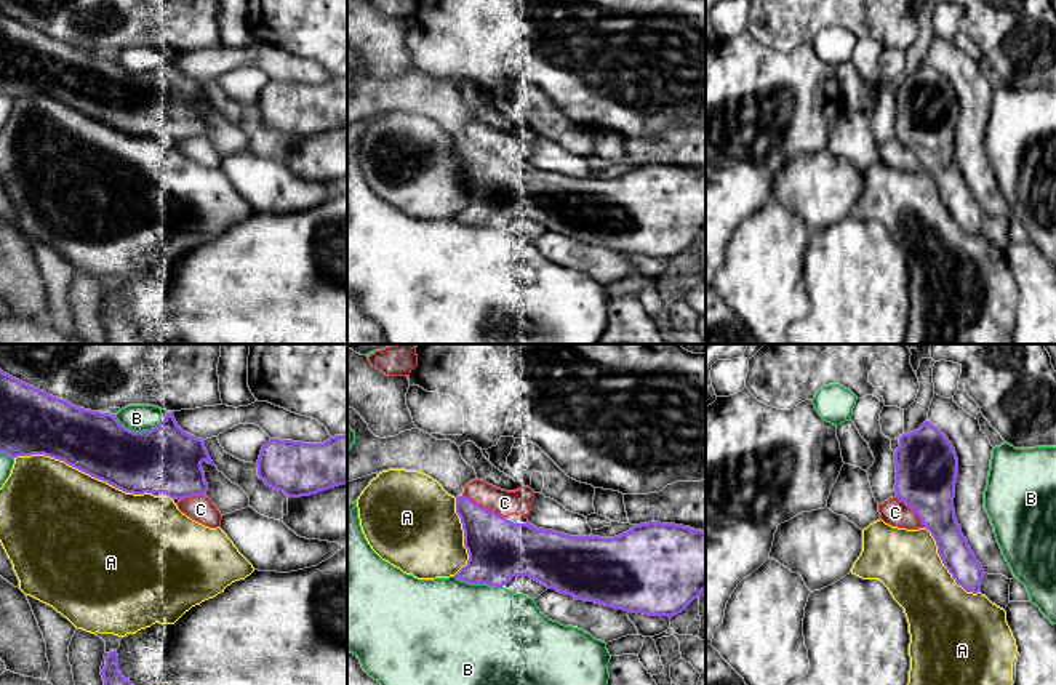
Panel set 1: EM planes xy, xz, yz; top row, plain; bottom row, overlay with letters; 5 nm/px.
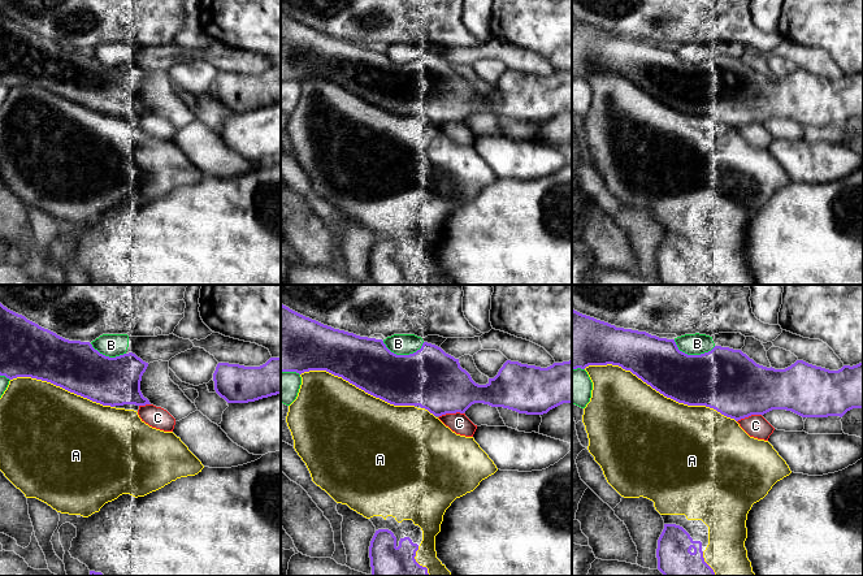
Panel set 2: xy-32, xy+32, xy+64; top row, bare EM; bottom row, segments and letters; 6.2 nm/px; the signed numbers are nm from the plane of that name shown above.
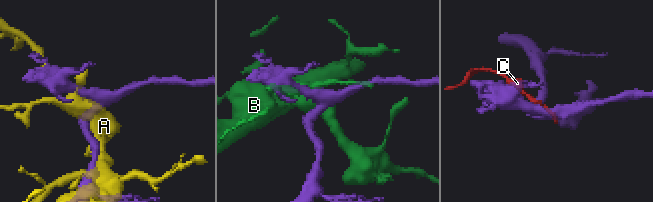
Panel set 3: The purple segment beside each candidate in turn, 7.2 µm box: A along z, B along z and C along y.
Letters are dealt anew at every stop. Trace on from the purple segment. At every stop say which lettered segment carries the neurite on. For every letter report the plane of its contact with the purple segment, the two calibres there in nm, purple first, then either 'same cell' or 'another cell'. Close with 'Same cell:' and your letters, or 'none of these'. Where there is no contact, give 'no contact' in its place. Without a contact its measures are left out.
A: xy | 320/480 nm | another cell
B: xy | 340/140 nm | another cell
C: xz | 300/130 nm | same cell
Same cell: C

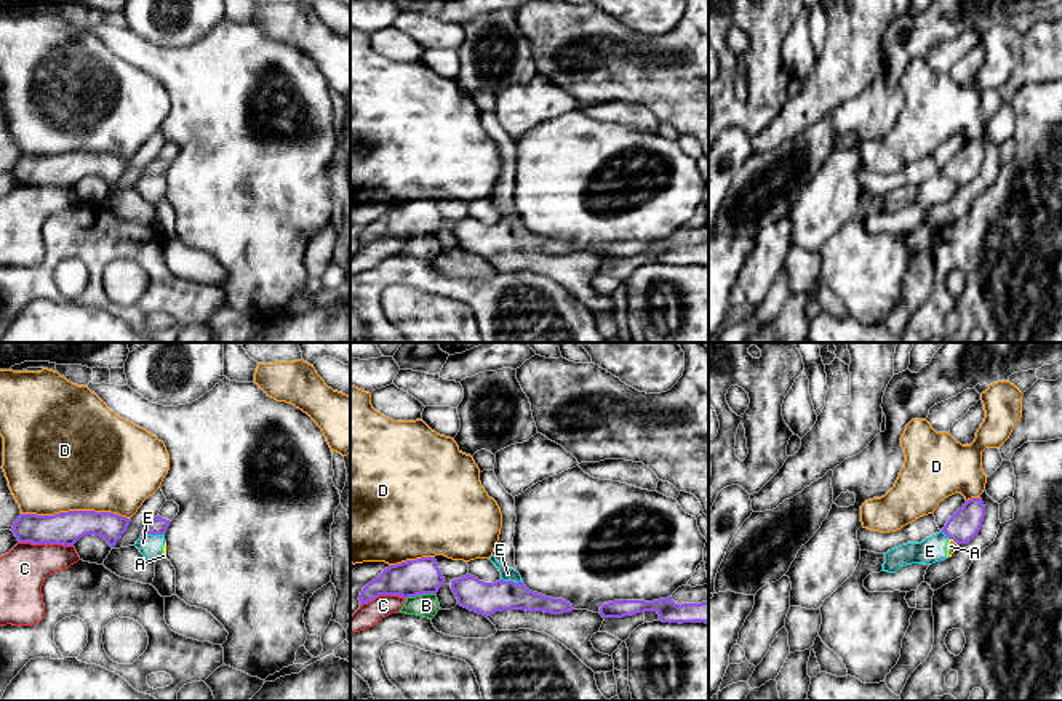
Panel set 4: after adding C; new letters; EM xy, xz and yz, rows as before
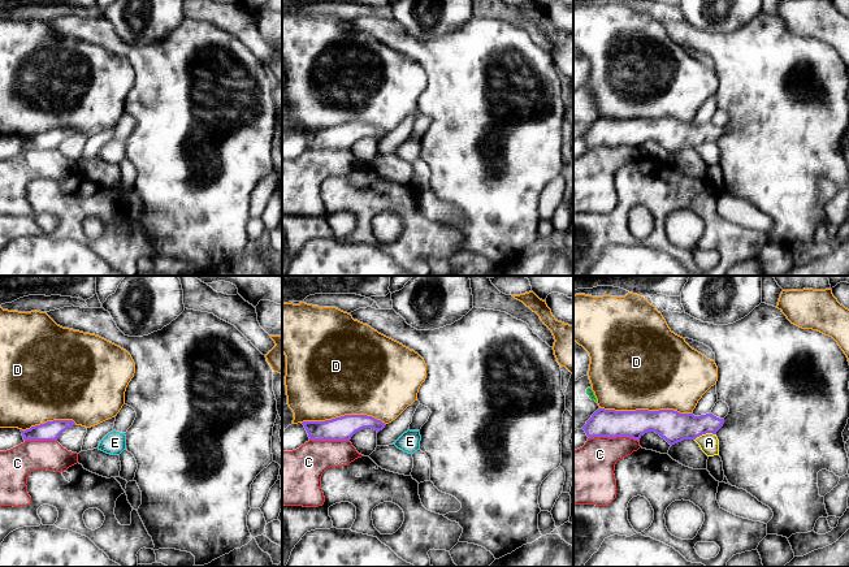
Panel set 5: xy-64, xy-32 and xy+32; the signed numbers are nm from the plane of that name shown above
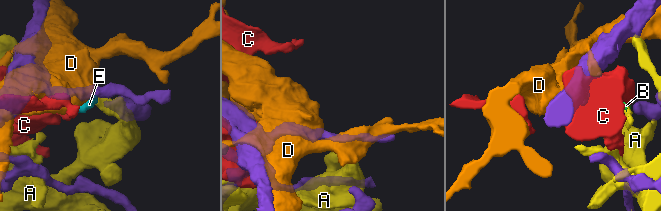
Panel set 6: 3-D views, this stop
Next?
A: yz | 160/50 nm | another cell
B: xz | 180/120 nm | another cell
C: xy | 170/240 nm | another cell
D: xy | 170/500 nm | another cell
E: xy | 90/120 nm | another cell
Same cell: none of these

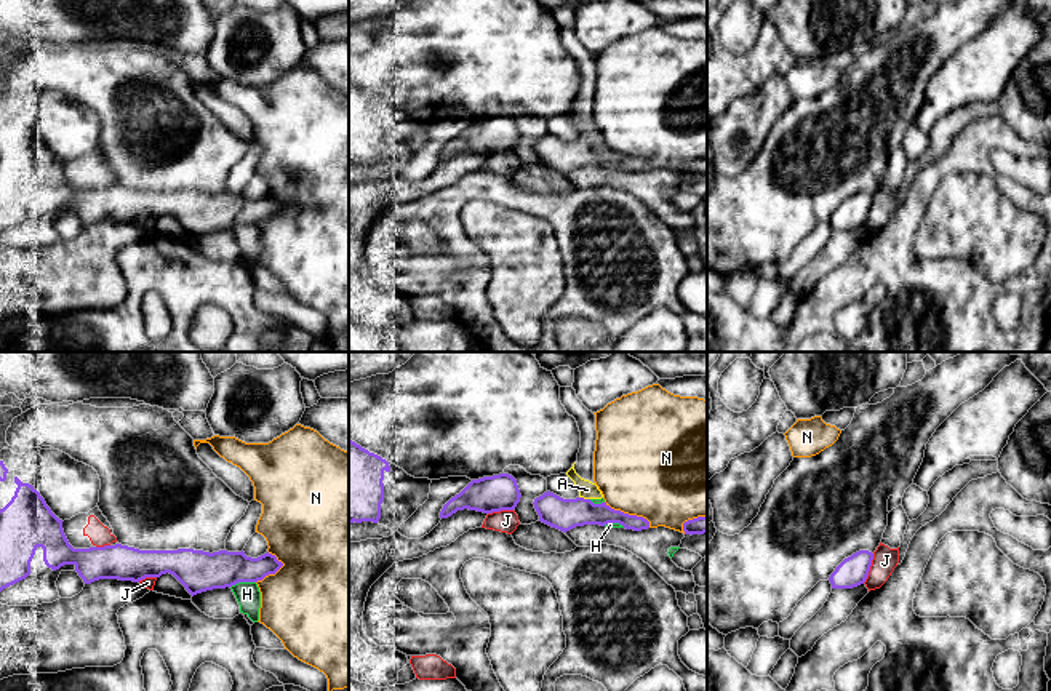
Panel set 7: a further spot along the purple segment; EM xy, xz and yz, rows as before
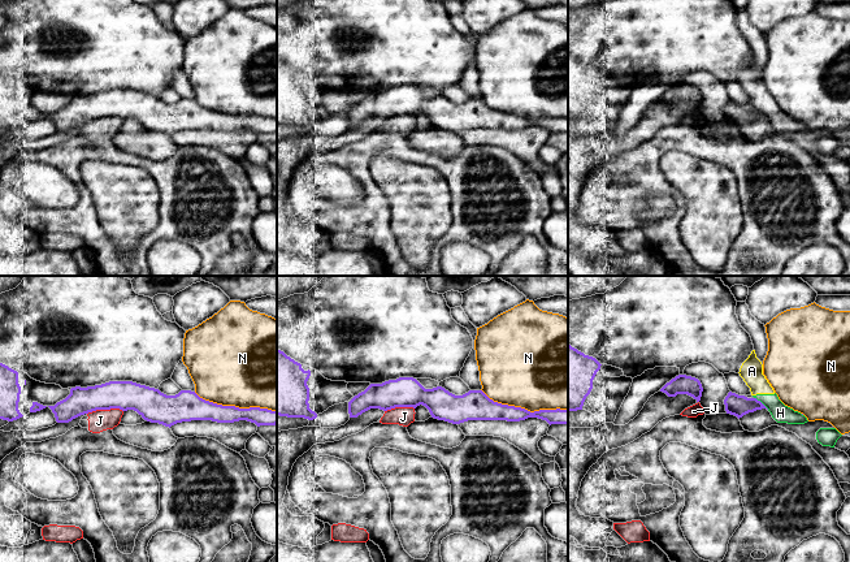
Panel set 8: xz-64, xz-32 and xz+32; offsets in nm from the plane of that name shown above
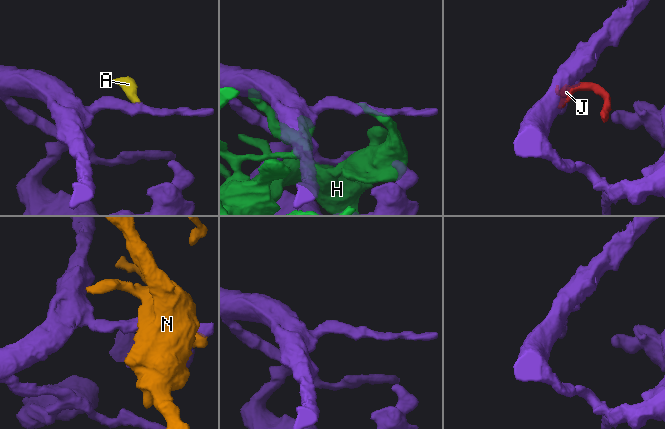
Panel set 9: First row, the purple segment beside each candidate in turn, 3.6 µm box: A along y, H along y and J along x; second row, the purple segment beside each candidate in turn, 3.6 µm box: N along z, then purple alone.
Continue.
A: xz | 160/90 nm | another cell
H: xy | 200/120 nm | another cell
J: yz | 150/120 nm | another cell
N: xz | 140/480 nm | another cell
Same cell: none of these

